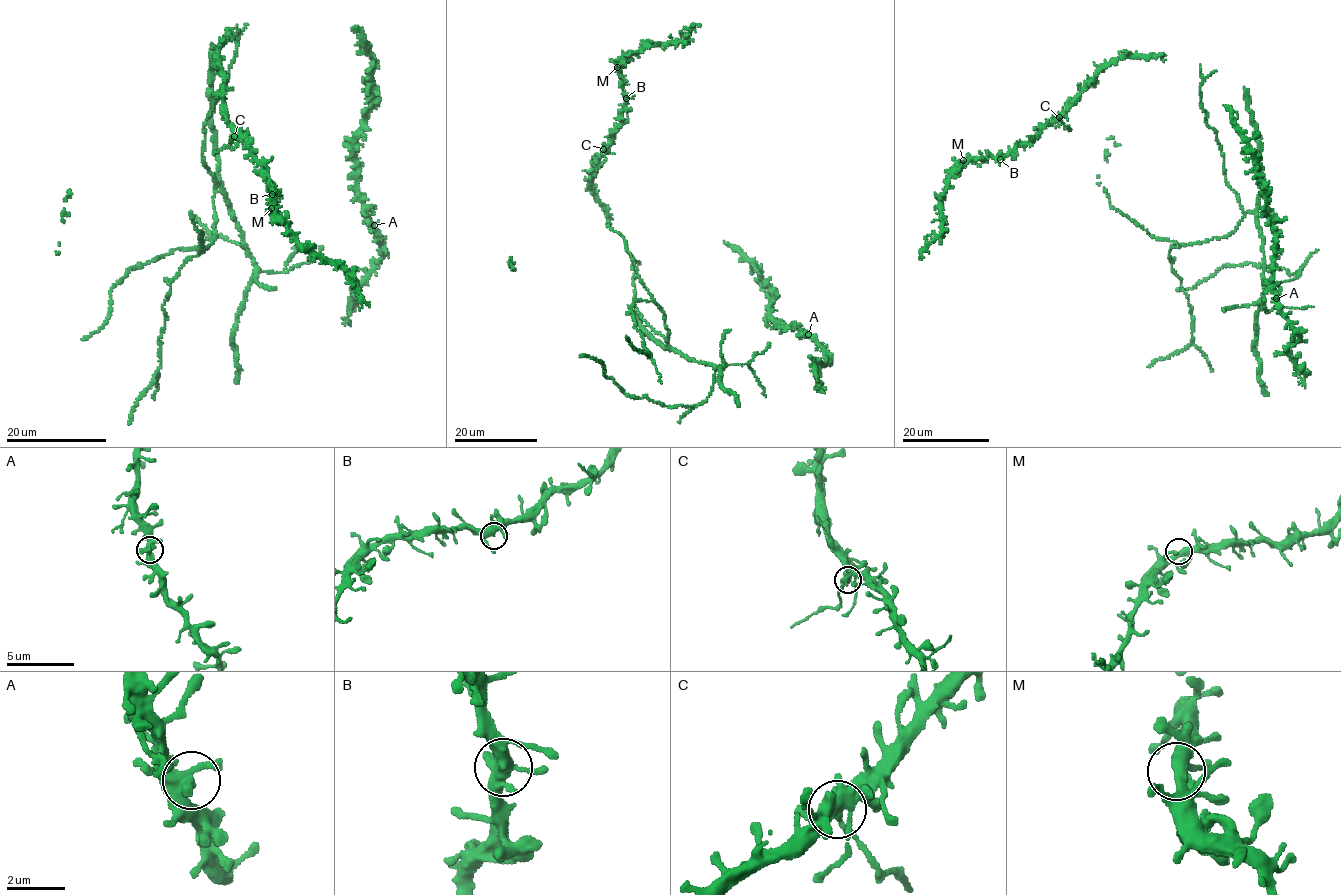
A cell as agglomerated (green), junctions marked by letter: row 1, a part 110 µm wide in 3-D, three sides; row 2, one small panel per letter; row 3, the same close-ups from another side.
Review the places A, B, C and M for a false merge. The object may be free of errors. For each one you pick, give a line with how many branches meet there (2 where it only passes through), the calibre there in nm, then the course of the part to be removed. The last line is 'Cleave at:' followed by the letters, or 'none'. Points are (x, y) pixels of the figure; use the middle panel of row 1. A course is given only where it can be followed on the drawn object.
C: 4 | 320 nm | (603, 149), (606, 157), (596, 171)
Cleave at: C

